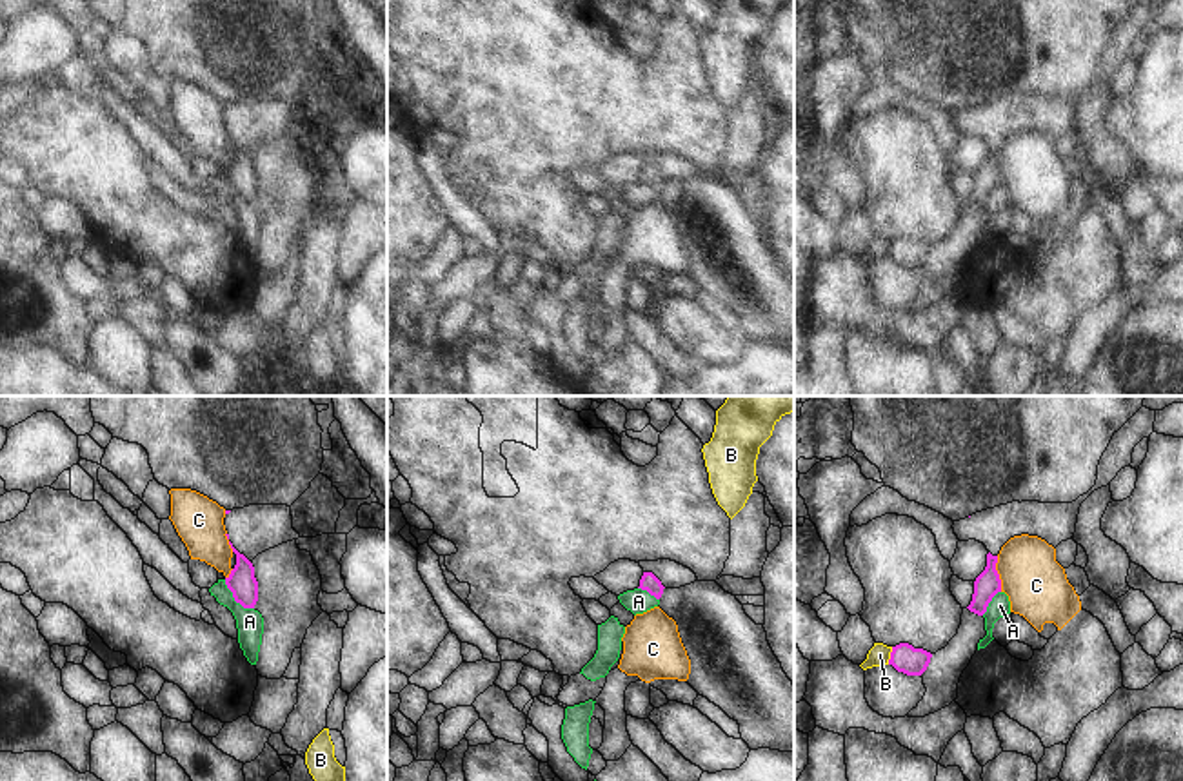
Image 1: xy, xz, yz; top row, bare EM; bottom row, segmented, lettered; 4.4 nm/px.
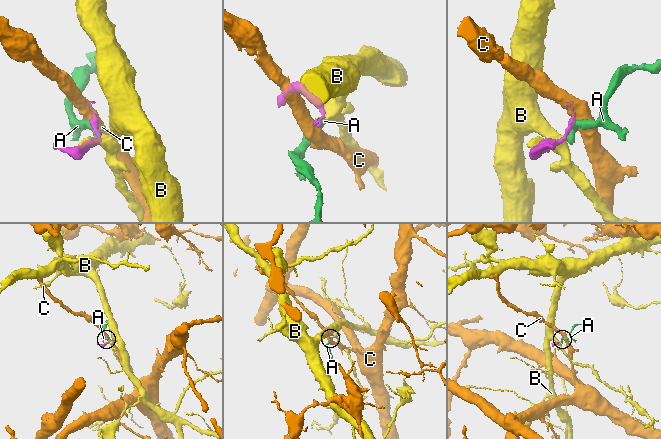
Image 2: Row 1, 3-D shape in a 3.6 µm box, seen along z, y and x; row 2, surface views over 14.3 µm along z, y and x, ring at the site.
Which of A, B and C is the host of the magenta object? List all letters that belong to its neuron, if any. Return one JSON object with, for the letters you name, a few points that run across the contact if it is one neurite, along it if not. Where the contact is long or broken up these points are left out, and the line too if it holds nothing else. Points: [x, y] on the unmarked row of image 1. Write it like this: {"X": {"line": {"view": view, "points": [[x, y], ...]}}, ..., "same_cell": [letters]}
{"same_cell": []}

